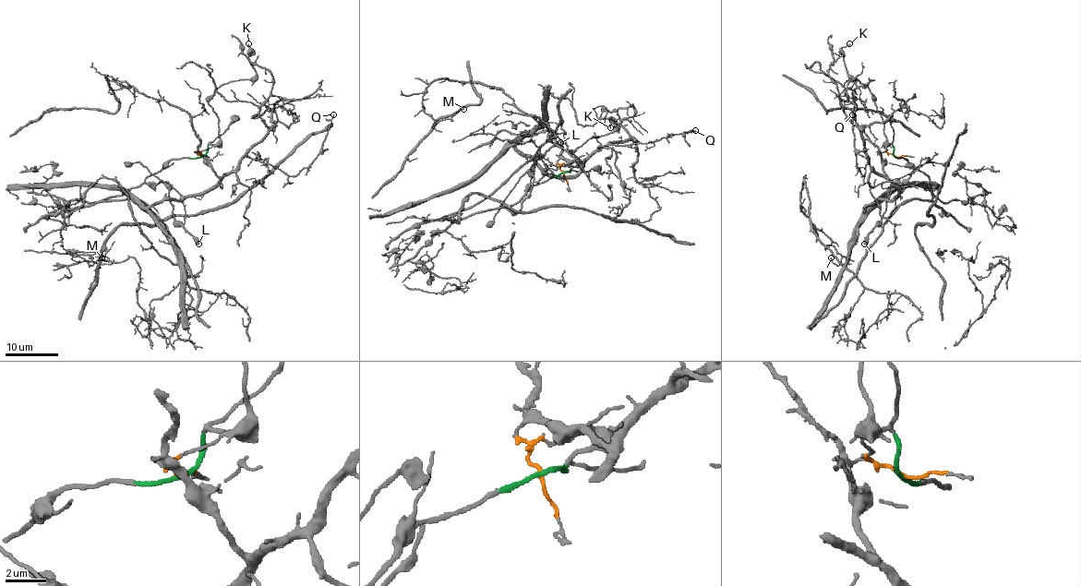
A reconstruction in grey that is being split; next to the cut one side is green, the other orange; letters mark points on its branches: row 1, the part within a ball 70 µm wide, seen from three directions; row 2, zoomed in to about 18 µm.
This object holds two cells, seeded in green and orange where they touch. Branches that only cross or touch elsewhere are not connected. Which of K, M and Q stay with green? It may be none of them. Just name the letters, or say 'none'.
K

